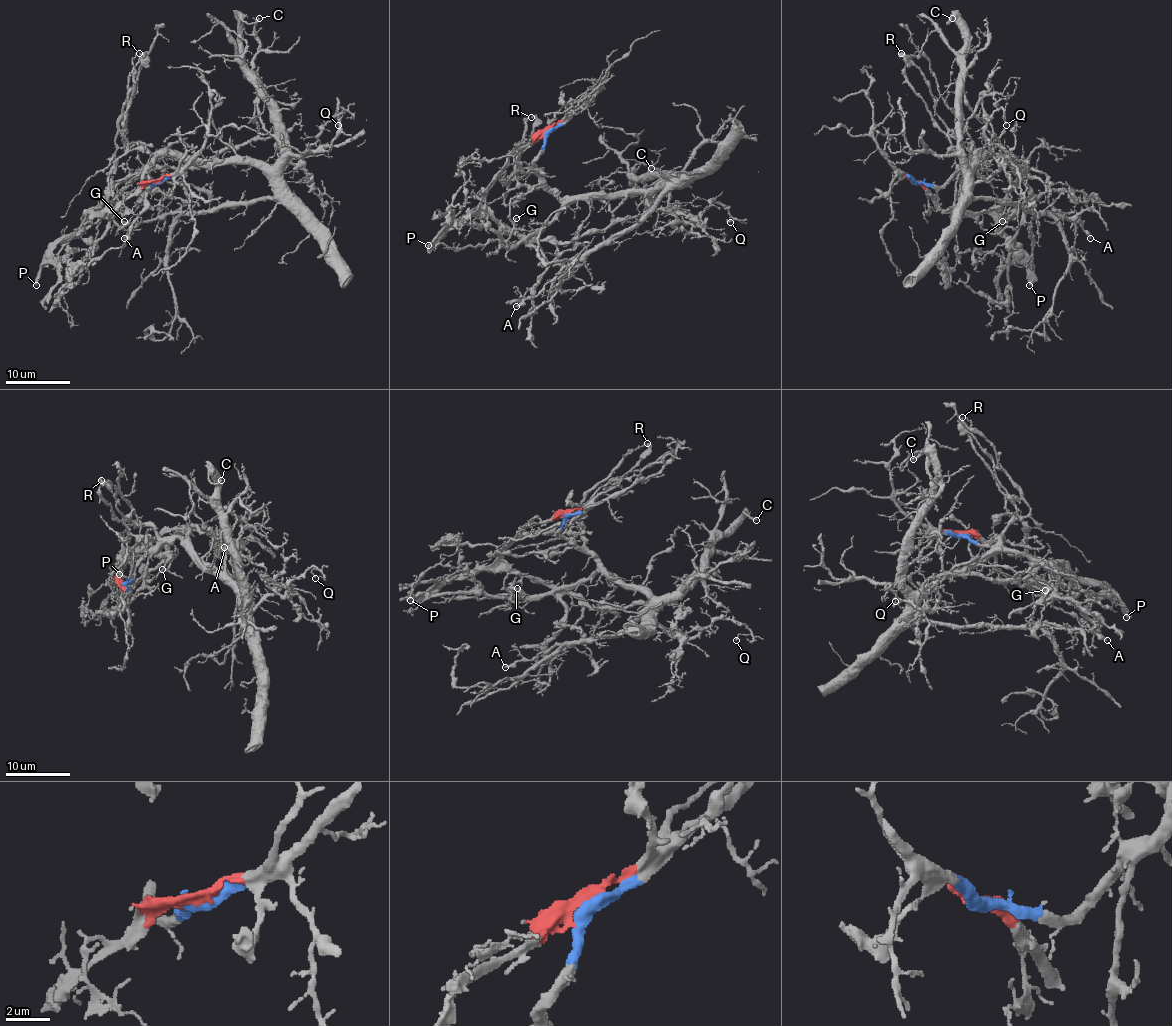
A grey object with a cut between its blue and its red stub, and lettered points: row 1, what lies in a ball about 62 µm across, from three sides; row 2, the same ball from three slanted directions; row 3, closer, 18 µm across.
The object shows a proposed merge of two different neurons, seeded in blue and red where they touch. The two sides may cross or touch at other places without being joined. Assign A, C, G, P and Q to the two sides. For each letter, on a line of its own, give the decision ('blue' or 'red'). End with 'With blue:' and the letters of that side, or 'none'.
A: blue
C: blue
G: red
P: red
Q: blue
With blue: A, C, Q

